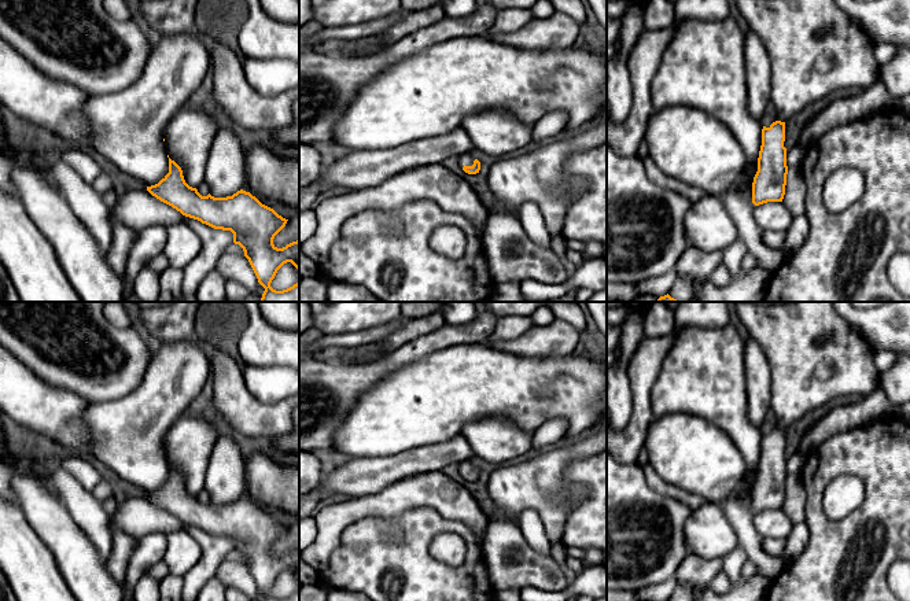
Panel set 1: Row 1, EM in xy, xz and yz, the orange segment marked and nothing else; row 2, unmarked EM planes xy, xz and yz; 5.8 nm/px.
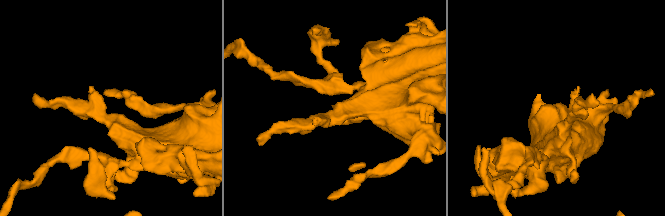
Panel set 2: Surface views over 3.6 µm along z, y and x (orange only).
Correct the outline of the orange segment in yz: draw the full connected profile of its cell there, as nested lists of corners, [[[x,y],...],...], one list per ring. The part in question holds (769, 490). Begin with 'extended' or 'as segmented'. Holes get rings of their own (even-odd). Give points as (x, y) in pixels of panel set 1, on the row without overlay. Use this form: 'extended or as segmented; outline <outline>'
extended; outline [[[737,302],[736,311],[767,355],[770,364],[770,409],[777,428],[762,436],[758,479],[752,490],[752,510],[782,509],[786,493],[785,428],[829,402],[869,397],[881,386],[881,372],[874,365],[874,347],[855,333],[835,310],[833,302],[786,302],[759,305]]]

